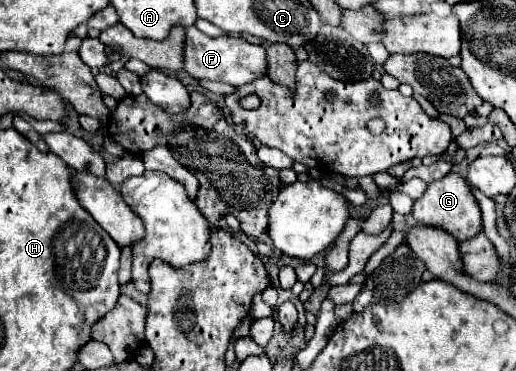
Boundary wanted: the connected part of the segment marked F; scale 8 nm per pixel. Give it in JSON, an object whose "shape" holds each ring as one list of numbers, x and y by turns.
{"shape":[[195,26,187,28,185,38,185,70,197,80,219,80,231,86,243,86,255,78,267,76,267,52,261,44,249,44,237,36,219,36,209,38,199,32]]}

